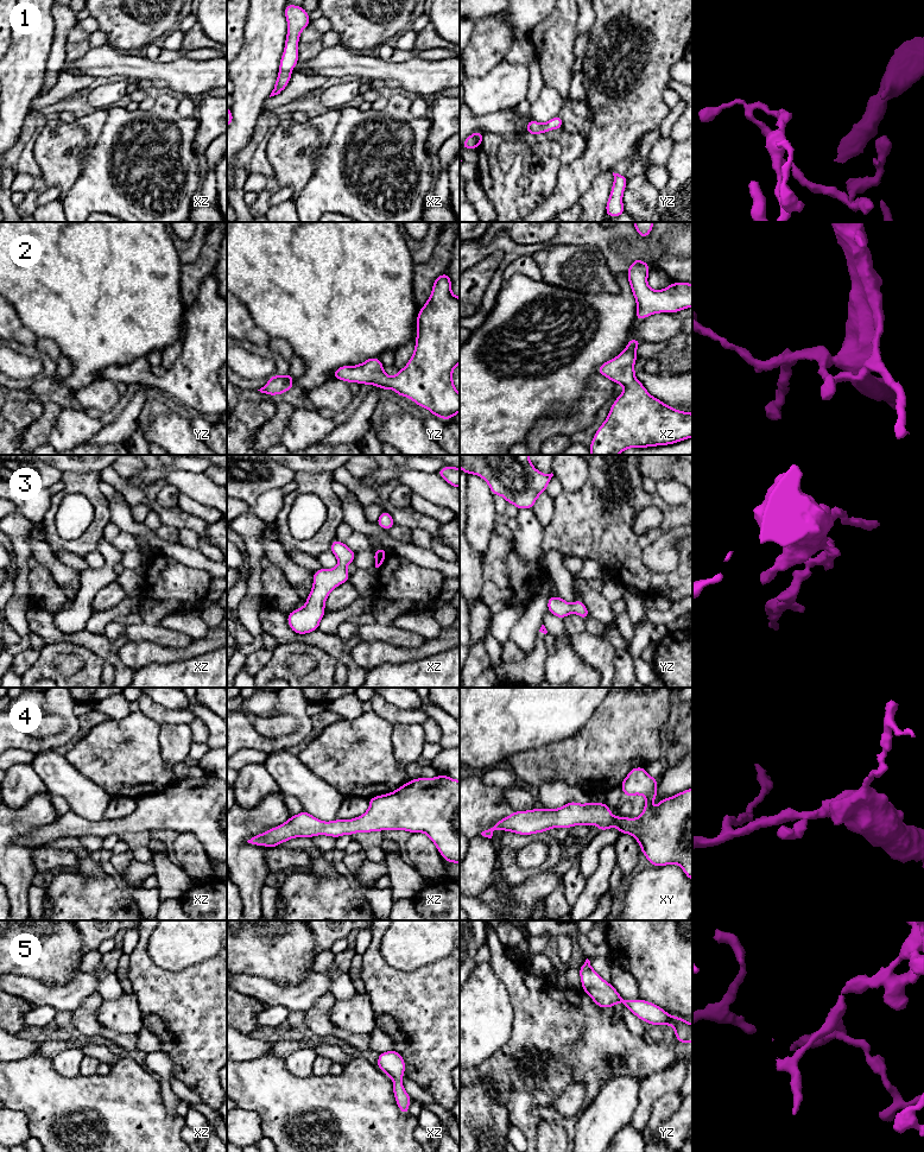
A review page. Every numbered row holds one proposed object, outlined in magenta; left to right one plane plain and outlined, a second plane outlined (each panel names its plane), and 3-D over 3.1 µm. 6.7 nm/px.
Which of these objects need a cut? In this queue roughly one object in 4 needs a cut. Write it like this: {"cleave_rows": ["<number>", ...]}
{"cleave_rows": []}

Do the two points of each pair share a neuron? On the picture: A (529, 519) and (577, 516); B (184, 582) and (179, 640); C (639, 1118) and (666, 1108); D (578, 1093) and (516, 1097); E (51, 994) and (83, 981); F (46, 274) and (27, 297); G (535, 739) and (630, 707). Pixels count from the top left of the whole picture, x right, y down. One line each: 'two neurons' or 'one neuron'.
A: two neurons
B: one neuron
C: two neurons
D: two neurons
E: one neuron
F: one neuron
G: two neurons

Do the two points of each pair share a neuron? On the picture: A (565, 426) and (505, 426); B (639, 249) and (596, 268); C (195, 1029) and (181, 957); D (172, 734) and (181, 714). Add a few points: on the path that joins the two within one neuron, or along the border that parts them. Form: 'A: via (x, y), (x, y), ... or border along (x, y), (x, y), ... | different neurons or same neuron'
A: border along (557, 413), (543, 417), (525, 438) | different neurons
B: border along (586, 245), (599, 249), (608, 268), (616, 277) | different neurons
C: border along (209, 959), (176, 972), (166, 972), (156, 966) | different neurons
D: border along (188, 723), (160, 725) | different neurons

